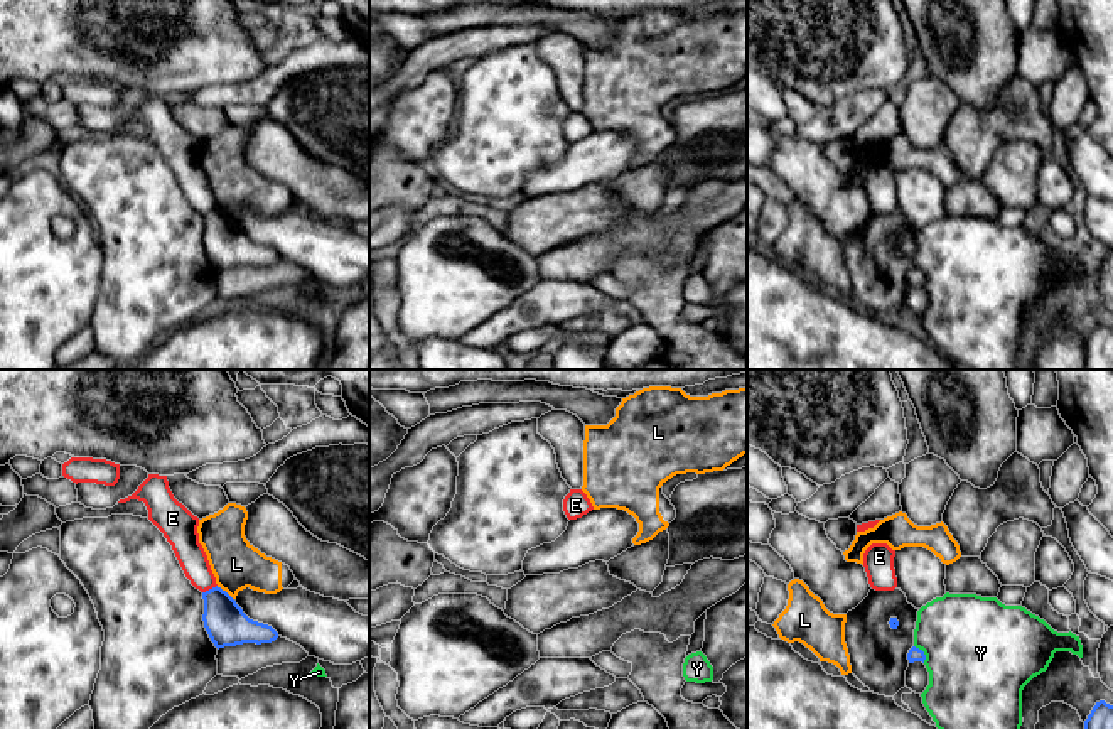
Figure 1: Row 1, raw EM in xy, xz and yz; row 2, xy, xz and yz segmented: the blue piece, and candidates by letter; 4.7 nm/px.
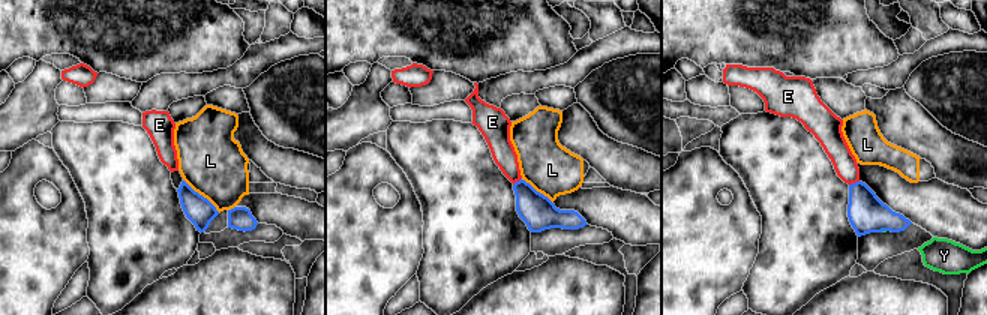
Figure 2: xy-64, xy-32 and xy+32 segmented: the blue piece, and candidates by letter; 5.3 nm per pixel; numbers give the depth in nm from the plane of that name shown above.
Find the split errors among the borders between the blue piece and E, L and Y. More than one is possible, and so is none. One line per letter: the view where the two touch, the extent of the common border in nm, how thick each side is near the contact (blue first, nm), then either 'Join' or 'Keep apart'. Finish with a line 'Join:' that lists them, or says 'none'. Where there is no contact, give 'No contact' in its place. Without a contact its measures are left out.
E: Touches blue in xy. Shared border 80 nm. Thickness 200 nm (blue) against 140 nm. Keep apart
L: Touches blue in xy. Shared border 110 nm. Thickness 200 nm (blue) against 240 nm. Keep apart
Y: Touches blue in yz. Shared border 100 nm. Thickness 70 nm (blue) against 480 nm. Keep apart
Join: none

